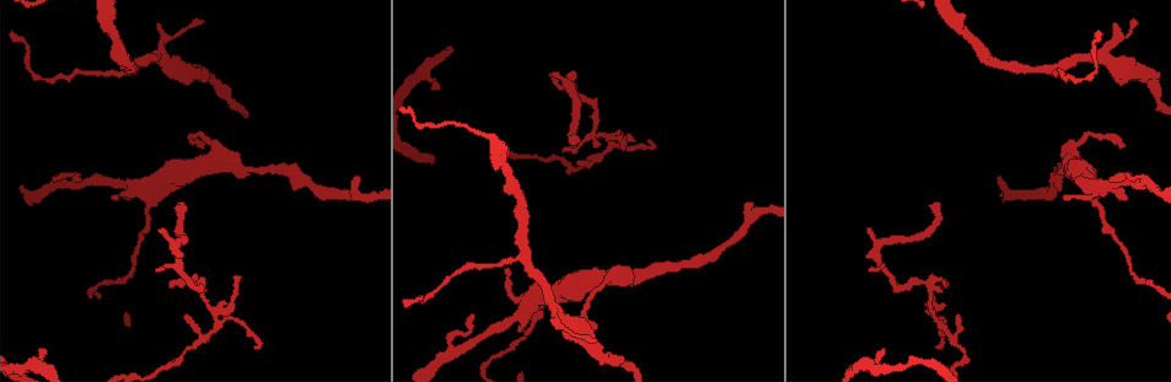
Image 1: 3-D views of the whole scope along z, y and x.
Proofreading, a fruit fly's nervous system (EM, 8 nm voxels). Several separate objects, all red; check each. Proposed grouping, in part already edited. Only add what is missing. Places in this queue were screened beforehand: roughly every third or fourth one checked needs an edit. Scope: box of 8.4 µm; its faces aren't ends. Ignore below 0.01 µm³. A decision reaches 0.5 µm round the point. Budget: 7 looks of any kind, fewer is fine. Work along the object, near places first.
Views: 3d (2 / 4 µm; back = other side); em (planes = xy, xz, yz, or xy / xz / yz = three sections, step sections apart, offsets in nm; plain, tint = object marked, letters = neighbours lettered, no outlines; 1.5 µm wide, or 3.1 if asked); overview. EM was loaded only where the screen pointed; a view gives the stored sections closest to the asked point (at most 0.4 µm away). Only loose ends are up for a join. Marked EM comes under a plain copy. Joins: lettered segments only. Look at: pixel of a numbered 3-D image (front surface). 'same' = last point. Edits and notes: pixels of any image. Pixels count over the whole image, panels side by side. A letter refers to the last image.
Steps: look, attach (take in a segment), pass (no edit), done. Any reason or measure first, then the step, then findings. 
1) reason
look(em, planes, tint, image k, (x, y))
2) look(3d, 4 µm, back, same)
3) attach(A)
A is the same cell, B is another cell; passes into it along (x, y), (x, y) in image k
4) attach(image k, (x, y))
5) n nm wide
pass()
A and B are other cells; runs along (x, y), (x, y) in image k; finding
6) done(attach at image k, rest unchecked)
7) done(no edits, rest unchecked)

look(em, yz, step 8, letters, image 1, (1125, 145))

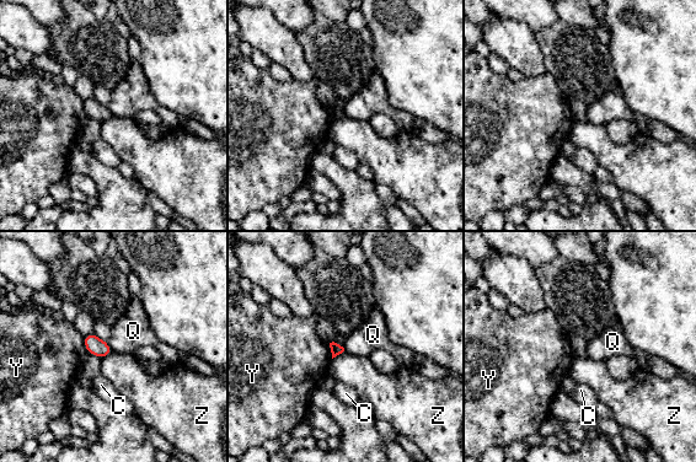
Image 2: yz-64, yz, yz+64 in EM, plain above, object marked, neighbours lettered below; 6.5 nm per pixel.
pass()
C, Q, Y and Z are other cells; border along (106, 342), (112, 350) in image 2; none of them fits

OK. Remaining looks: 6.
look(3d, 2 µm, image 1, (1065, 198))

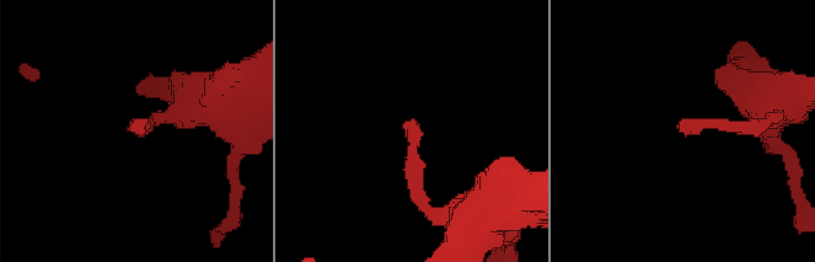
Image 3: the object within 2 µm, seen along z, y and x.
look(em, planes, letters, image 3, (679, 126))

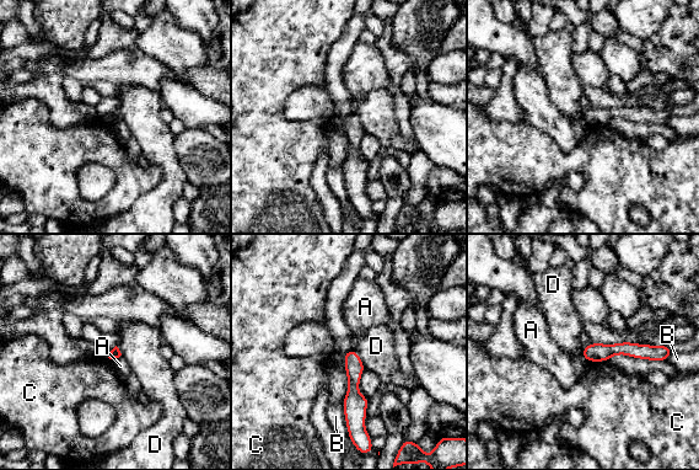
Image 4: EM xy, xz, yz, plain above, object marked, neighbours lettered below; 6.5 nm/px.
pass()
A, B, C and D are other cells; runs along (585, 352), (635, 350), (659, 357) in image 4; none of them fits

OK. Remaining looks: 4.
an open end
look(em, planes, letters, image 1, (551, 318))

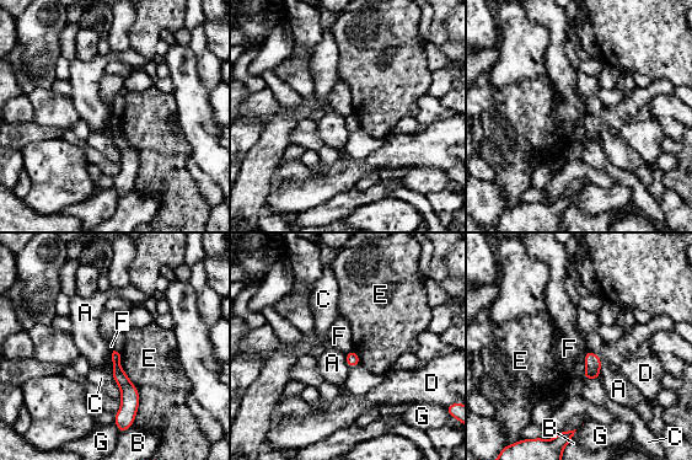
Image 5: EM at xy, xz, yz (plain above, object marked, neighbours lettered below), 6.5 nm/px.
pass()
A, B, C, D, E, F and G are other cells; runs along (114, 356), (127, 386), (125, 423) in image 5; no lettered segment goes on from it

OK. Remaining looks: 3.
done(no edits, rest unchecked)

